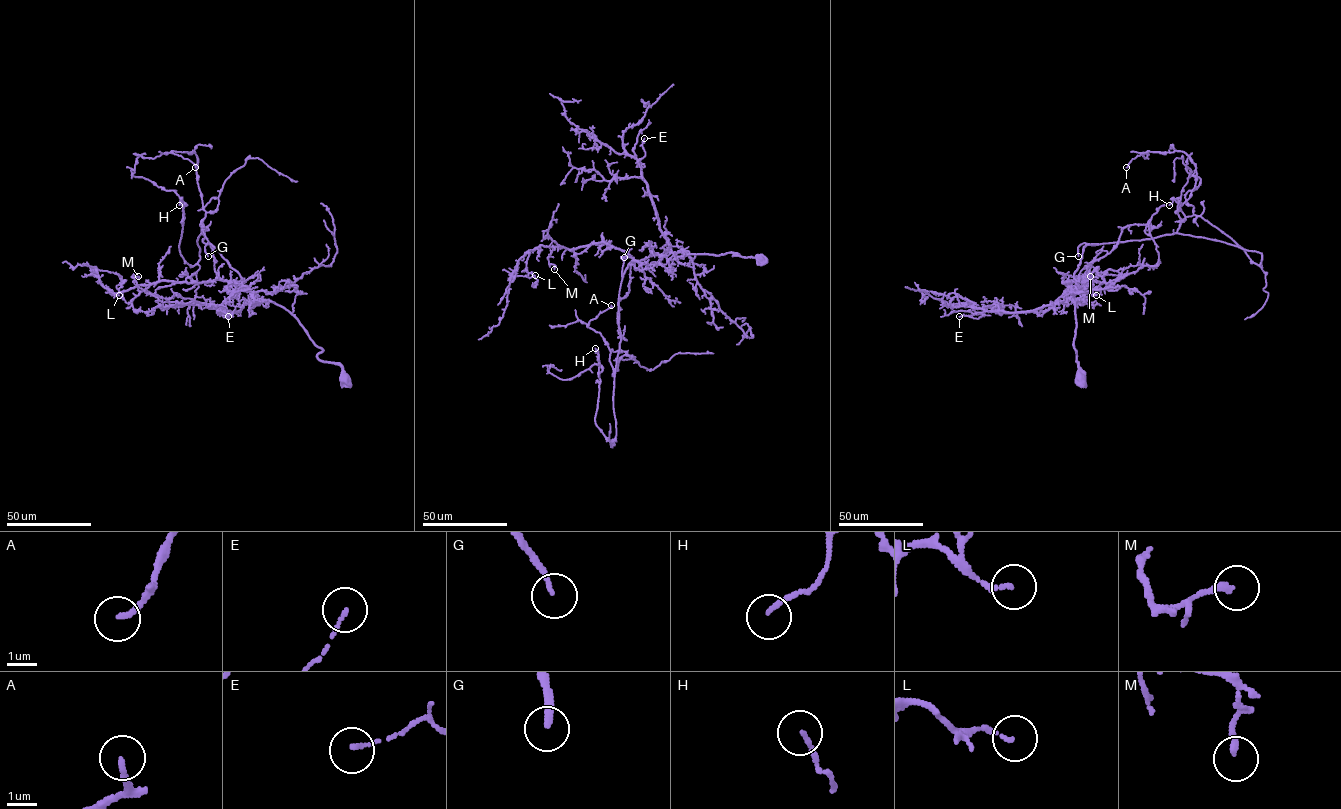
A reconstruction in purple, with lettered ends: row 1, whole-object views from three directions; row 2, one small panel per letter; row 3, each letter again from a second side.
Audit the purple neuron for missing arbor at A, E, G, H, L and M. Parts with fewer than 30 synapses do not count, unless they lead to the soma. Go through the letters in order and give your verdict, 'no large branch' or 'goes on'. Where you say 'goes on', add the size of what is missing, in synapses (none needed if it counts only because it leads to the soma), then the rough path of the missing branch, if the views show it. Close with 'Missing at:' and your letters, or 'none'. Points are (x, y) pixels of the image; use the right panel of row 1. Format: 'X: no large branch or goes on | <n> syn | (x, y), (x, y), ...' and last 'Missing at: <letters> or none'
A: no large branch
E: no large branch
G: goes on | 250 syn | (1078, 256), (1082, 278), (1092, 278), (1124, 239), (1121, 224), (1136, 212)
H: no large branch
L: no large branch
M: no large branch
Missing at: G

